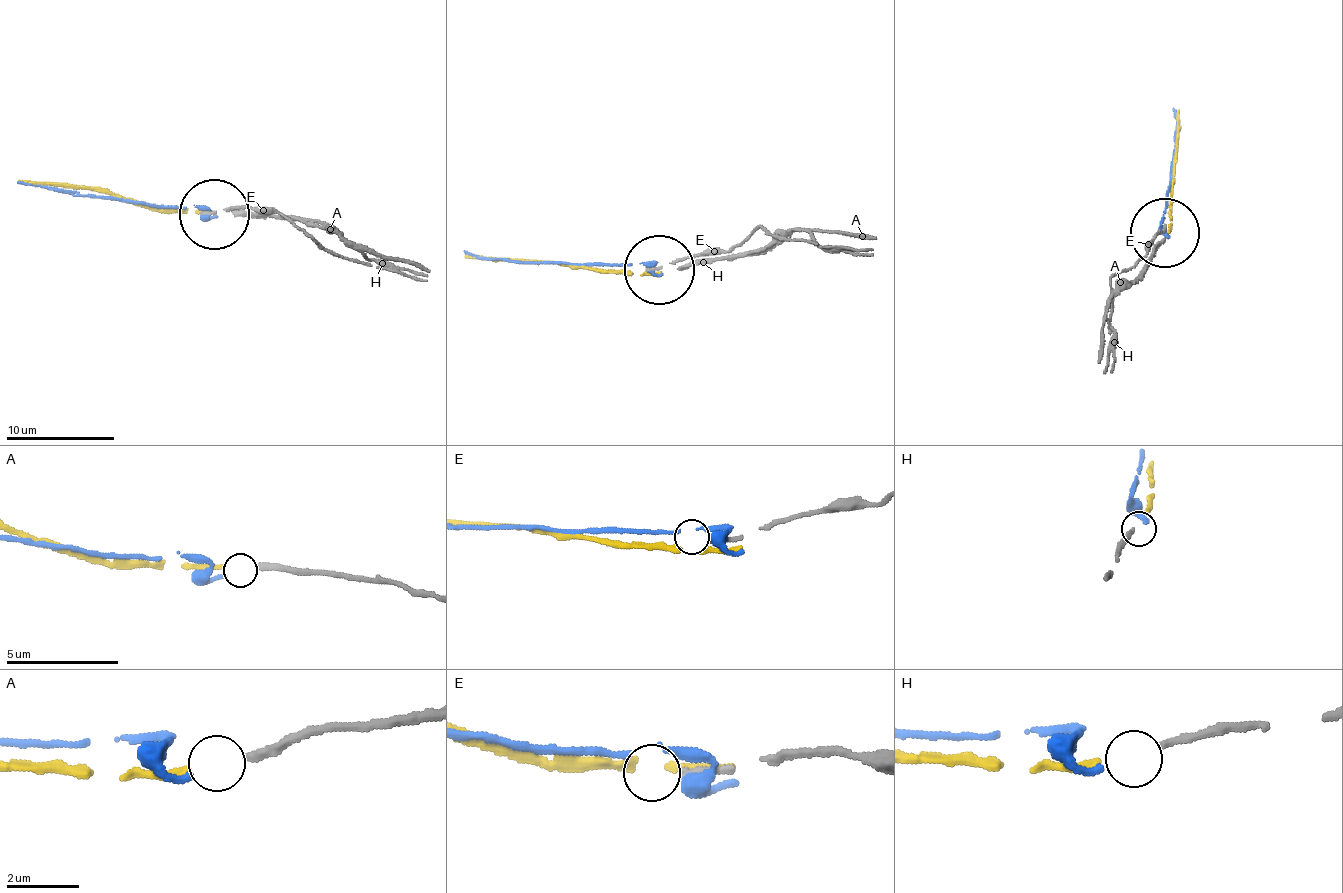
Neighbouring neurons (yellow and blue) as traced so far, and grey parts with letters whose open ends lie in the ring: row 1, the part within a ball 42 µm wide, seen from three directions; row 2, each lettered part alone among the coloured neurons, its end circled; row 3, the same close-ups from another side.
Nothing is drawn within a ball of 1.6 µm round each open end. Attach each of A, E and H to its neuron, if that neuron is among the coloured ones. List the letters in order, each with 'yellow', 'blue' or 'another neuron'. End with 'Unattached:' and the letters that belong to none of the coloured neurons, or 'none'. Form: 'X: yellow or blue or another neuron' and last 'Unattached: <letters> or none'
A: yellow
E: another neuron
H: blue
Unattached: E

